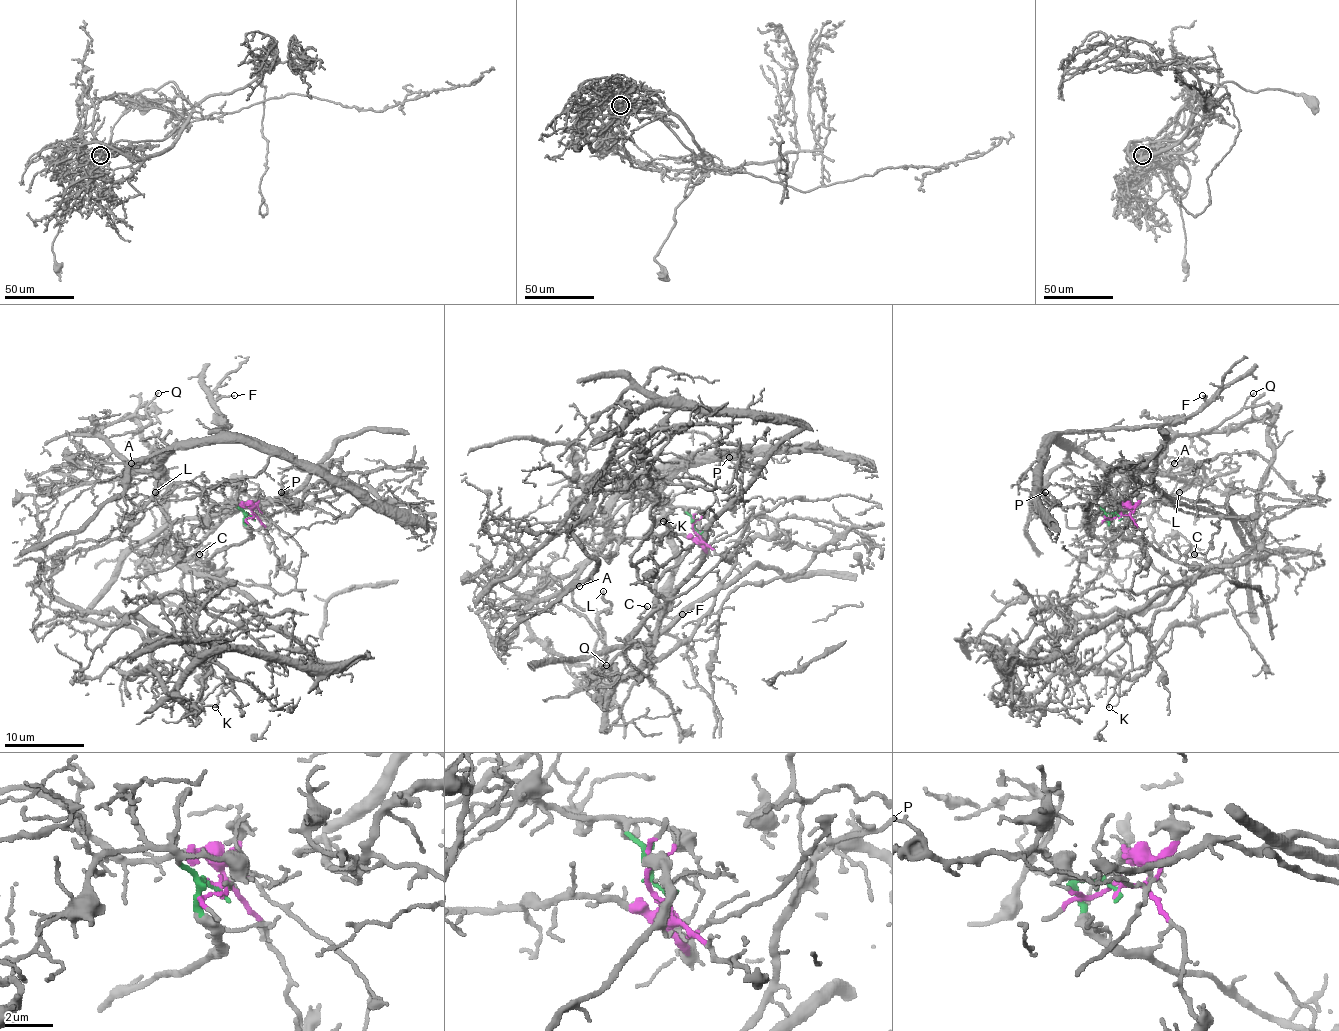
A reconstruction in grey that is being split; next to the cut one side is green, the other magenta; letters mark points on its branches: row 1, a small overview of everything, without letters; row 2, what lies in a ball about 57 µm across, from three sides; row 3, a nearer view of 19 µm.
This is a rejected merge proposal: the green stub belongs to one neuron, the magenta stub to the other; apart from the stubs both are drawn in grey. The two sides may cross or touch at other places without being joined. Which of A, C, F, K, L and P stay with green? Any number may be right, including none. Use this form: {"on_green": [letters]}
{"on_green": ["C", "K"]}

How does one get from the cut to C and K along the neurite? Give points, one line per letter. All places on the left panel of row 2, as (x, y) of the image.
C: (251, 517), (245, 513), (251, 535), (219, 549), (207, 561), (211, 567), (193, 561), (191, 555), (199, 555)
K: (251, 517), (251, 535), (207, 561), (217, 587), (183, 626), (209, 634), (223, 684), (215, 706)

